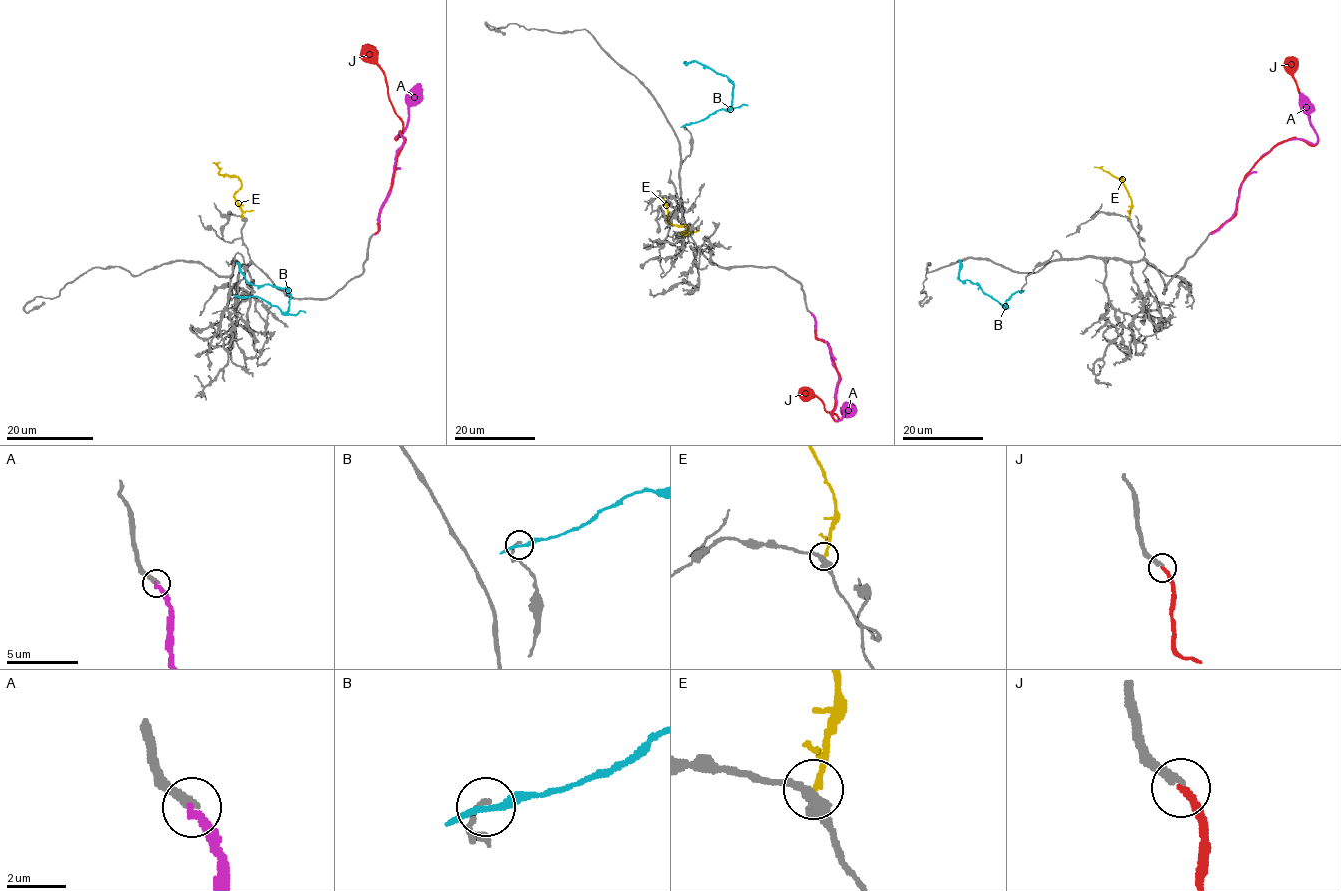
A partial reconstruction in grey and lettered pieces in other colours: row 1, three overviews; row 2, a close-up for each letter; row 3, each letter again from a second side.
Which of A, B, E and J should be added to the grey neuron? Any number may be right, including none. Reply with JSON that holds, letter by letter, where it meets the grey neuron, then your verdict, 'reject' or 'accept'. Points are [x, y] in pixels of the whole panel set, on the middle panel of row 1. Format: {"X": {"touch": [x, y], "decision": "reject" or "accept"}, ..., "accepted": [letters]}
{"A": {"touch": [811, 314], "decision": "reject"}, "B": {"touch": [686, 124], "decision": "reject"}, "E": {"touch": [688, 231], "decision": "reject"}, "J": {"touch": [812, 314], "decision": "accept"}, "accepted": ["J"]}

